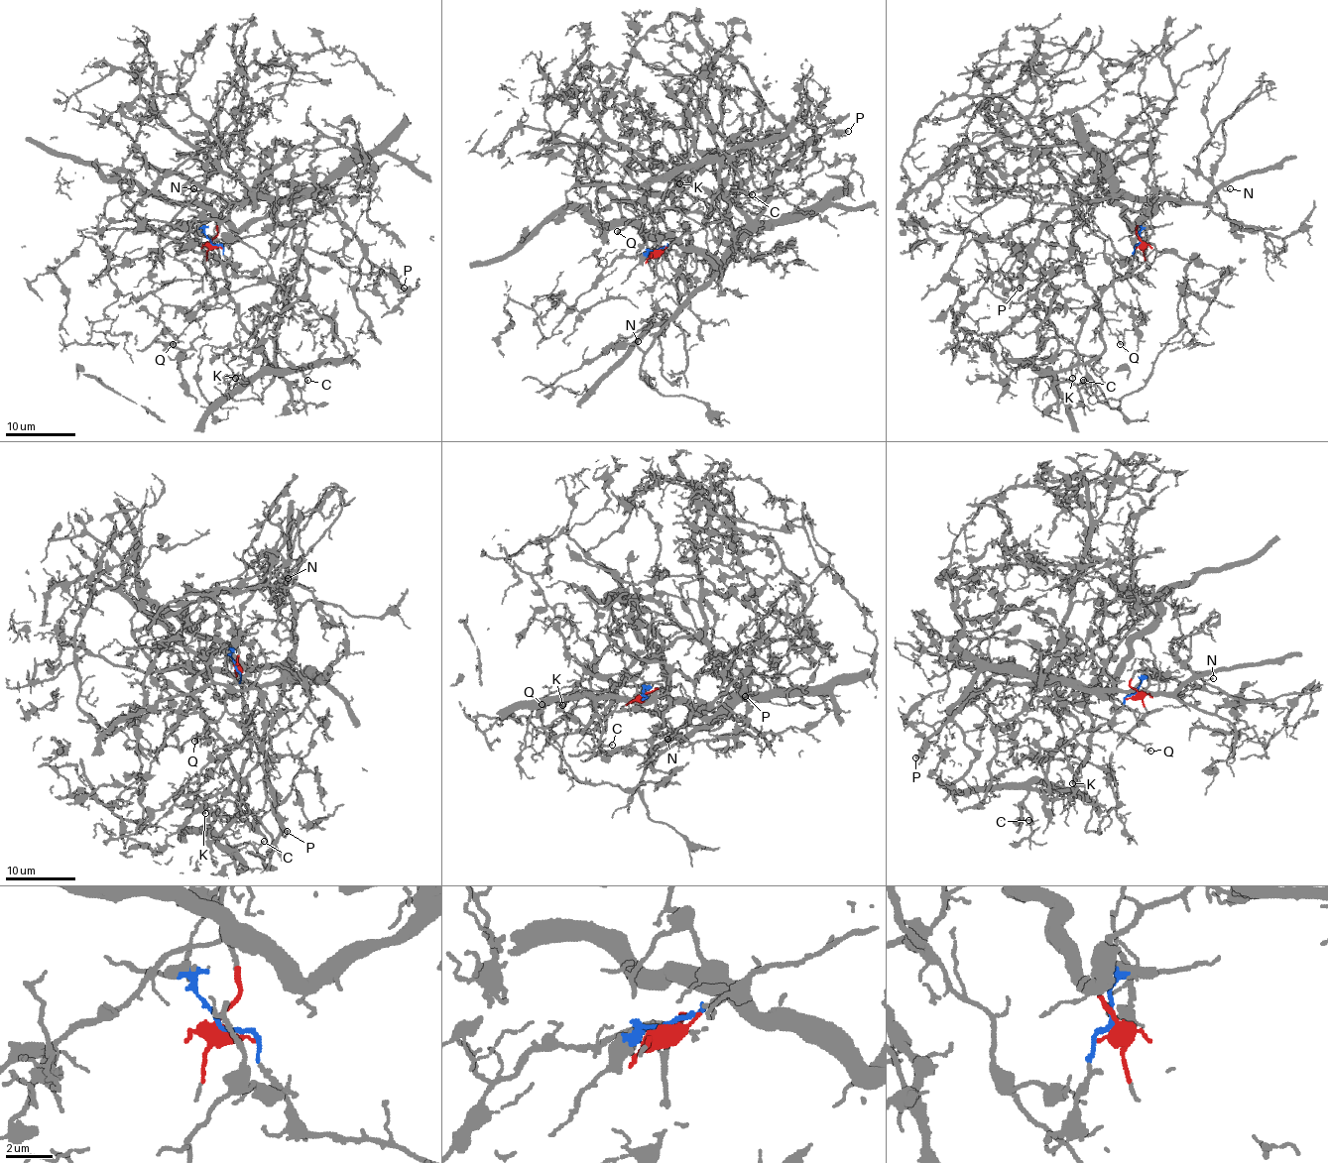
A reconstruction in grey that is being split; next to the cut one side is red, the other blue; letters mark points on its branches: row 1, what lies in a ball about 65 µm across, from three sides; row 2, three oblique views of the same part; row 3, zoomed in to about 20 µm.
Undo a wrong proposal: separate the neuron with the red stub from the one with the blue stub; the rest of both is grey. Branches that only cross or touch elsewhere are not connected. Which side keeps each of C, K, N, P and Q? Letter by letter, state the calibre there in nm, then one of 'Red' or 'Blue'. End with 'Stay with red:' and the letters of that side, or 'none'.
C: Thickness 120 nm. Blue
K: Thickness 90 nm. Blue
N: Thickness 120 nm. Red
P: Thickness 400 nm. Red
Q: Thickness 140 nm. Blue
Stay with red: N, P

